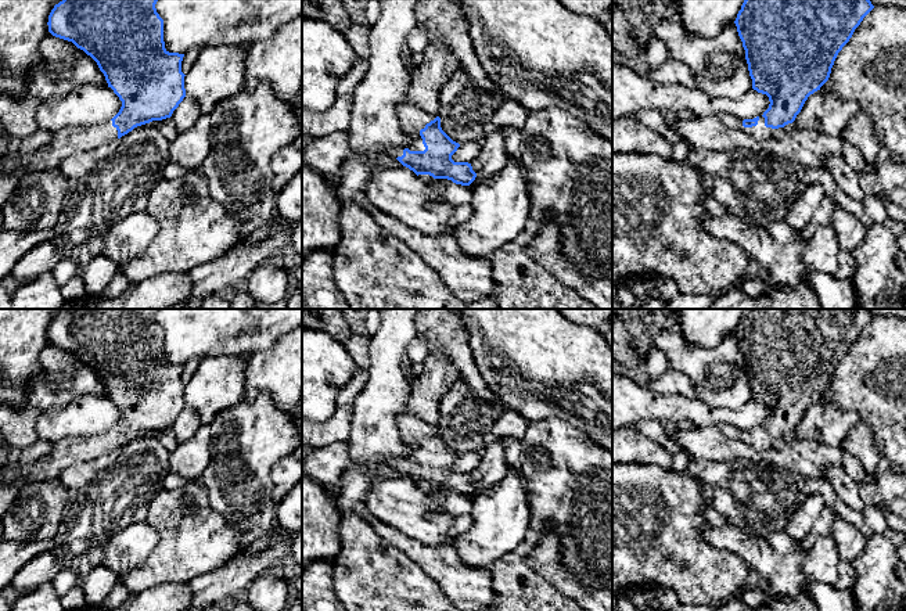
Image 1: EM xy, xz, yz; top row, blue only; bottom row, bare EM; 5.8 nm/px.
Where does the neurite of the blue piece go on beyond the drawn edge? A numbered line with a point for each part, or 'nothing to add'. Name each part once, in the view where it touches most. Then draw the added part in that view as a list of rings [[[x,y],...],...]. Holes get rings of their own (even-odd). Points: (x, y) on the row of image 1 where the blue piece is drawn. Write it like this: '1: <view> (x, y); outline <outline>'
1: xz (413, 119); outline [[[402,105],[399,108],[399,122],[406,132],[414,136],[414,139],[405,147],[389,148],[389,157],[402,157],[405,148],[409,148],[410,151],[424,151],[425,147],[423,144],[420,130],[424,129],[425,125],[434,121],[436,116],[438,115],[429,115],[417,107]]]

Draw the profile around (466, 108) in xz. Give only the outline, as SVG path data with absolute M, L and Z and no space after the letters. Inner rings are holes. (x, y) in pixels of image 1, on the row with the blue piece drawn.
M459 68L441 90L441 127L459 144L477 140L485 125L492 122L497 107L497 98L479 89L464 69Z

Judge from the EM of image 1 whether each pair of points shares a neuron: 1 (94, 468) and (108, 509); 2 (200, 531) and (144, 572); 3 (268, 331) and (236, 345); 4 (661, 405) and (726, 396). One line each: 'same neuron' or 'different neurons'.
1: different neurons
2: same neuron
3: same neuron
4: different neurons

